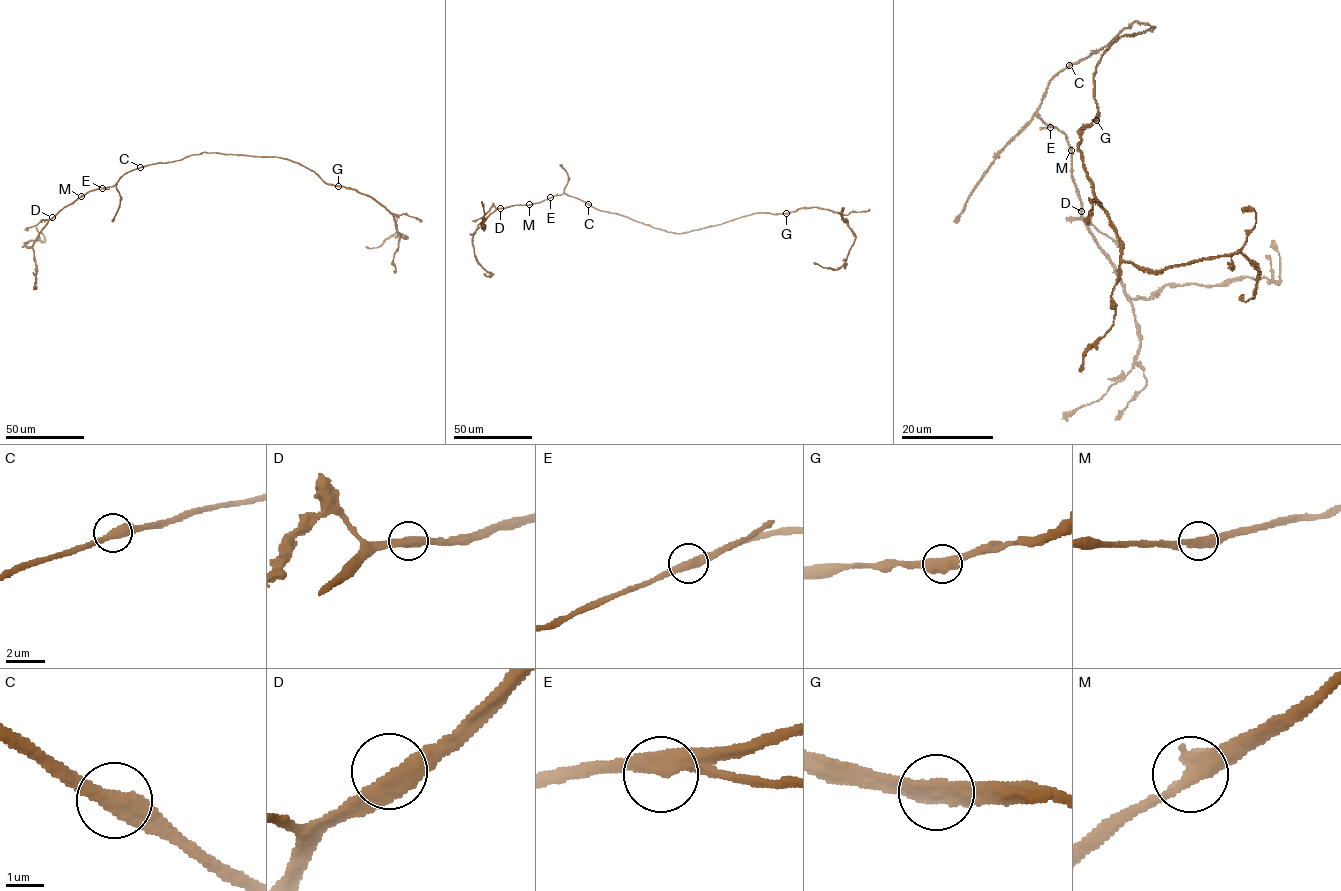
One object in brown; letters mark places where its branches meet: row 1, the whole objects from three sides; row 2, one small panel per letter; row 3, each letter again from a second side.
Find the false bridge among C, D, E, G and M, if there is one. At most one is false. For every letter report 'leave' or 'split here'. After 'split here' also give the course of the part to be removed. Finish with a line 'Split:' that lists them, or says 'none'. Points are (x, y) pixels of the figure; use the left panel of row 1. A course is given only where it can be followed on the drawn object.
C: leave
D: leave
E: leave
G: leave
M: leave
Split: none

